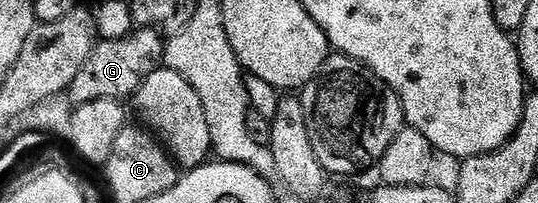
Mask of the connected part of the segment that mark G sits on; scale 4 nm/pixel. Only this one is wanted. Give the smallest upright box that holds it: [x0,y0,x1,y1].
[67,29,166,105]

